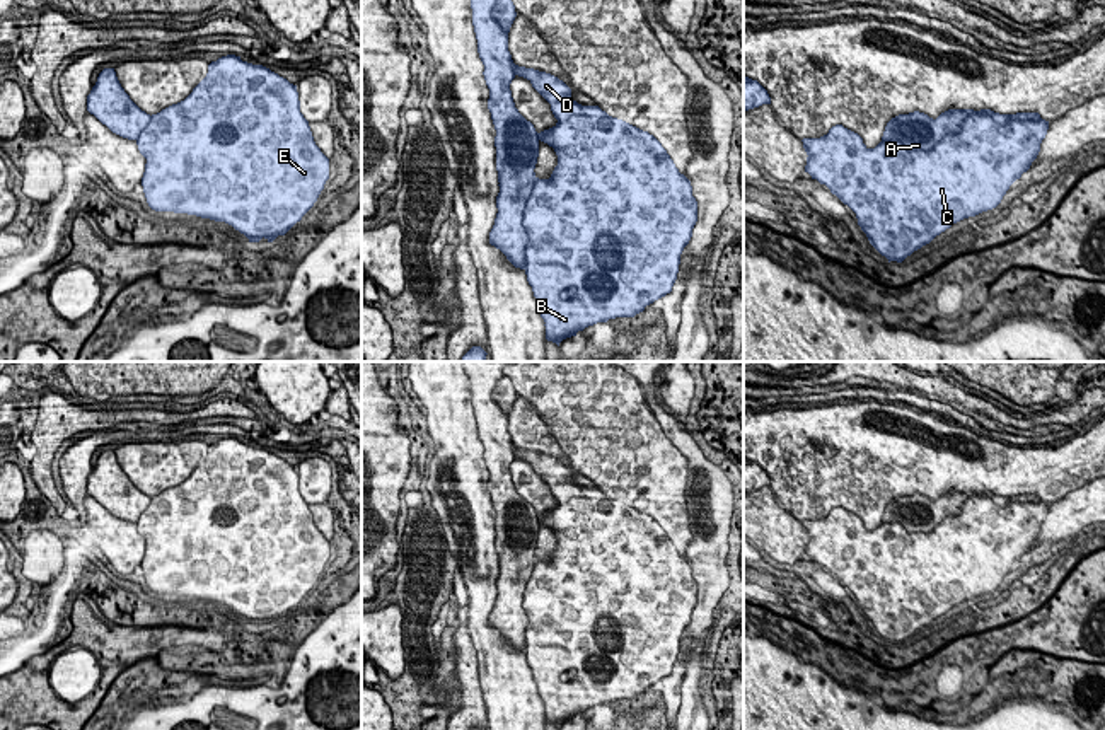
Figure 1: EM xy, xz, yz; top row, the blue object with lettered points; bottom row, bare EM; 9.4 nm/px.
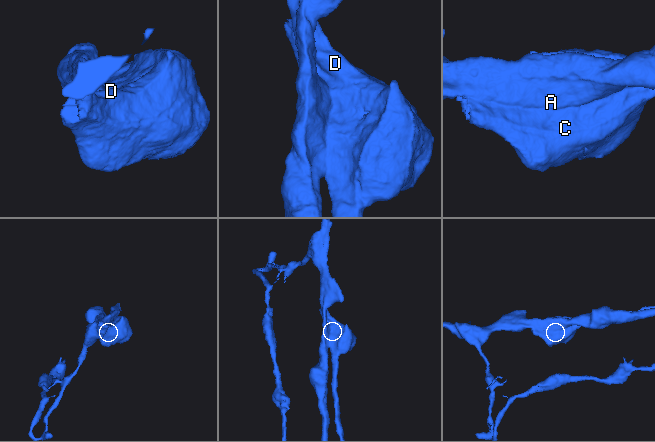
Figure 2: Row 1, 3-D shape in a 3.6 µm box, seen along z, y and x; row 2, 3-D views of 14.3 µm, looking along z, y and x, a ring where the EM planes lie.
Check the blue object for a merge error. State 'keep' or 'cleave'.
cleave

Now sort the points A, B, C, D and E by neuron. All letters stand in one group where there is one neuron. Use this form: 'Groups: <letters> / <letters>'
Groups: A / B C D E

